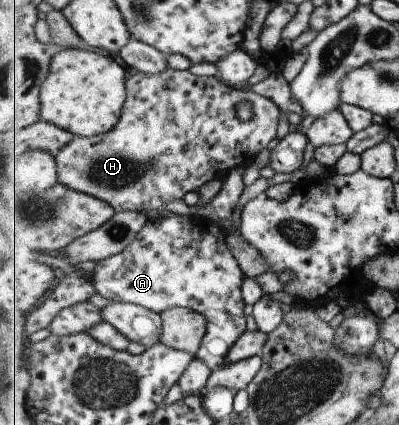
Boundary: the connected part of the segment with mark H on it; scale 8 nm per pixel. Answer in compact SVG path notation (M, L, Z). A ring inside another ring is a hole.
M173 68L157 75L138 72L128 79L127 104L116 128L100 136L76 136L56 156L58 179L72 189L108 202L116 214L160 211L164 203L188 197L192 191L198 193L210 181L226 181L231 169L251 165L256 155L264 151L272 139L276 139L278 119L280 106L275 101L252 90L230 87L220 81L218 75L197 77L192 71ZM242 101L248 101L254 107L254 117L250 121L242 121L238 117L236 107Z

